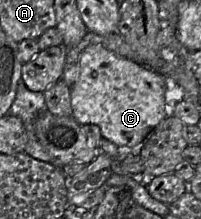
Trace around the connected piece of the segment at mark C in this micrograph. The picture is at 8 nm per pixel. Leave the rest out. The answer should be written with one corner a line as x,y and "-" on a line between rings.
89,45
80,54
77,78
71,87
72,117
80,125
99,126
102,137
119,147
139,147
155,127
170,115
170,103
168,105
166,101
169,88
168,80
161,74
120,57
102,45

